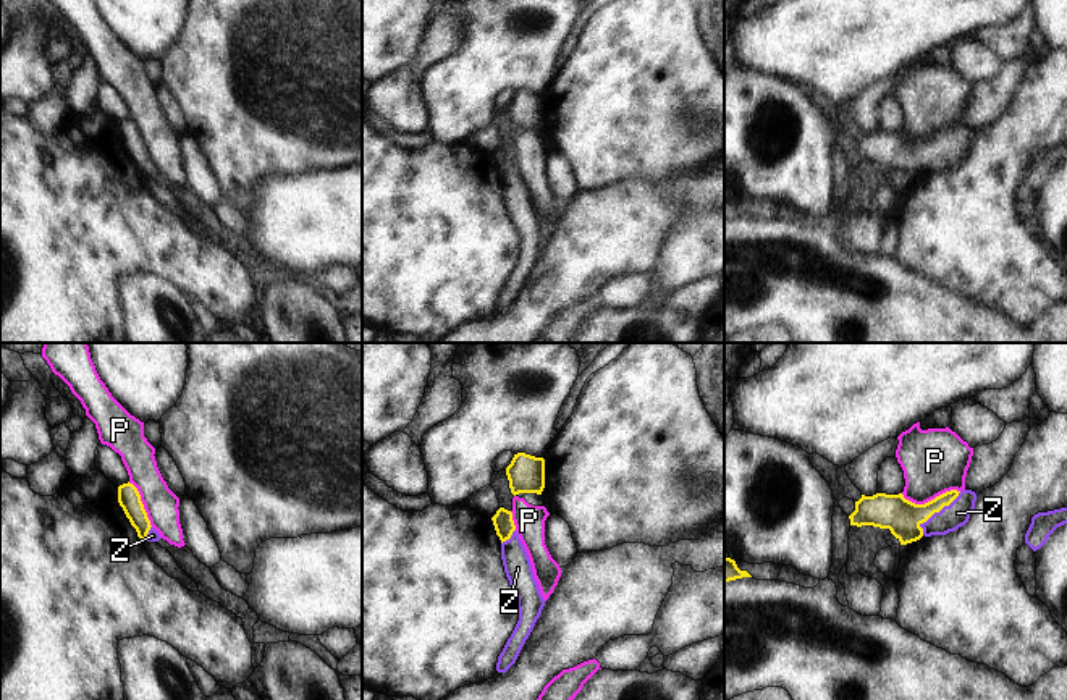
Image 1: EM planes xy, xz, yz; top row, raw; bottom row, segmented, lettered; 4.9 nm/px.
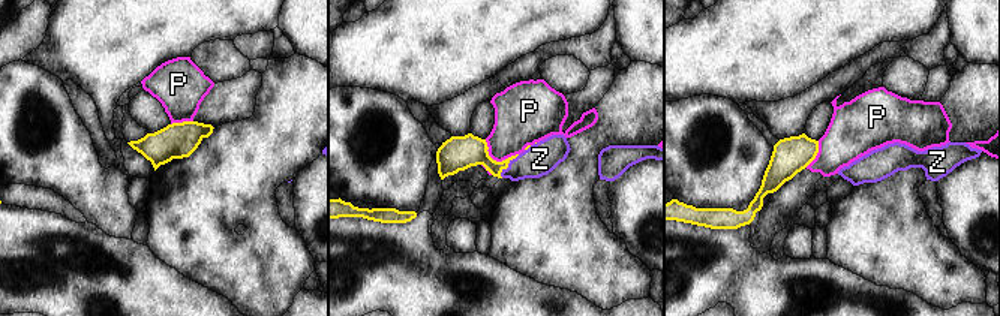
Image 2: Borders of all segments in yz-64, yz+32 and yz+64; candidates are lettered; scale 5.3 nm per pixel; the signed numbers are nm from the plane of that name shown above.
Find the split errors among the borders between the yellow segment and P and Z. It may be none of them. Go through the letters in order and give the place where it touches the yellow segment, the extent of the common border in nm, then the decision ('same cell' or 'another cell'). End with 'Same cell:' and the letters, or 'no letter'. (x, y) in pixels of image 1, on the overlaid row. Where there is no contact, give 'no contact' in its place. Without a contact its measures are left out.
P: yz (932, 500) | 300 nm | another cell
Z: yz (936, 511) | 300 nm | same cell
Same cell: Z

